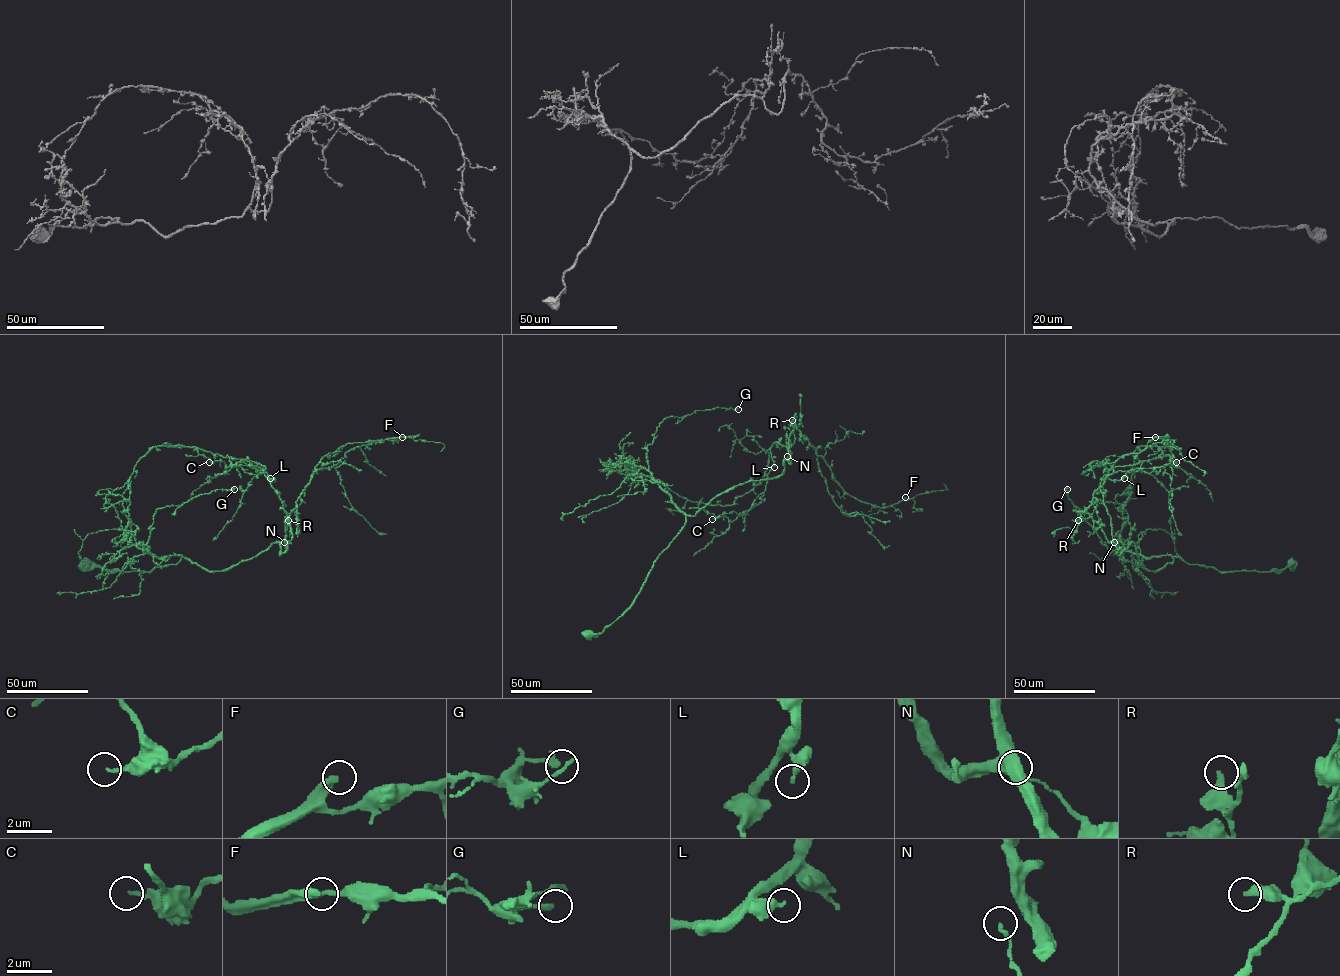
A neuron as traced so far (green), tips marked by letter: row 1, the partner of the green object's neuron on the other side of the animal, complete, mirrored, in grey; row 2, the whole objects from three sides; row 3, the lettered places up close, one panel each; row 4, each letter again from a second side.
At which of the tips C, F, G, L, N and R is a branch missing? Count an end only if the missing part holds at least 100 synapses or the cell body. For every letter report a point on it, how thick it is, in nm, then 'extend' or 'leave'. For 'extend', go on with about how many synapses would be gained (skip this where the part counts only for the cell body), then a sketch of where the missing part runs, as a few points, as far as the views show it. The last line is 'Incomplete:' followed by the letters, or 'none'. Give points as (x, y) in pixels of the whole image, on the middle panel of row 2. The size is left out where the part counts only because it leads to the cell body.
C: place (712, 519); calibre 150 nm; leave
F: place (905, 497); calibre 400 nm; extend; 170 synapses; course (905, 497), (946, 475), (964, 474), (966, 460), (970, 479), (973, 478)
G: place (738, 409); calibre 280 nm; leave
L: place (774, 467); calibre 240 nm; leave
N: place (787, 456); calibre 160 nm; leave
R: place (792, 420); calibre 400 nm; leave
Incomplete: F

